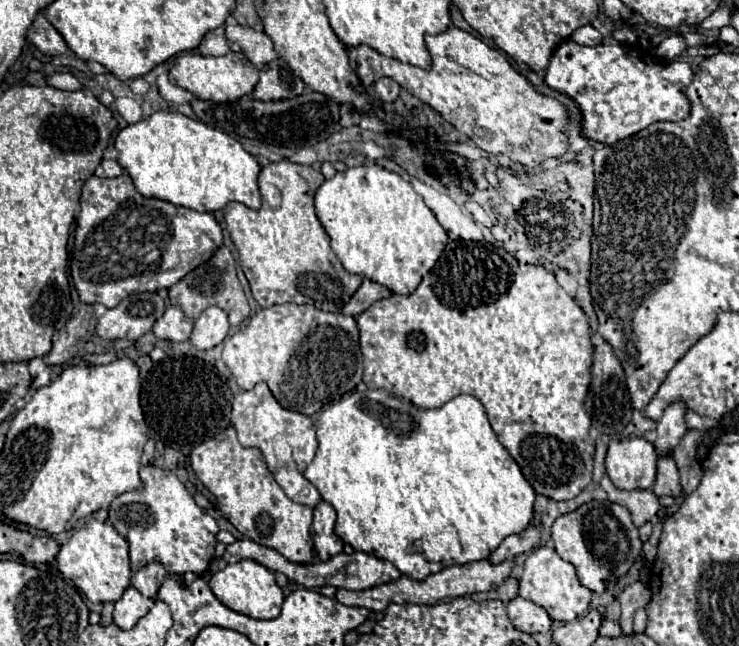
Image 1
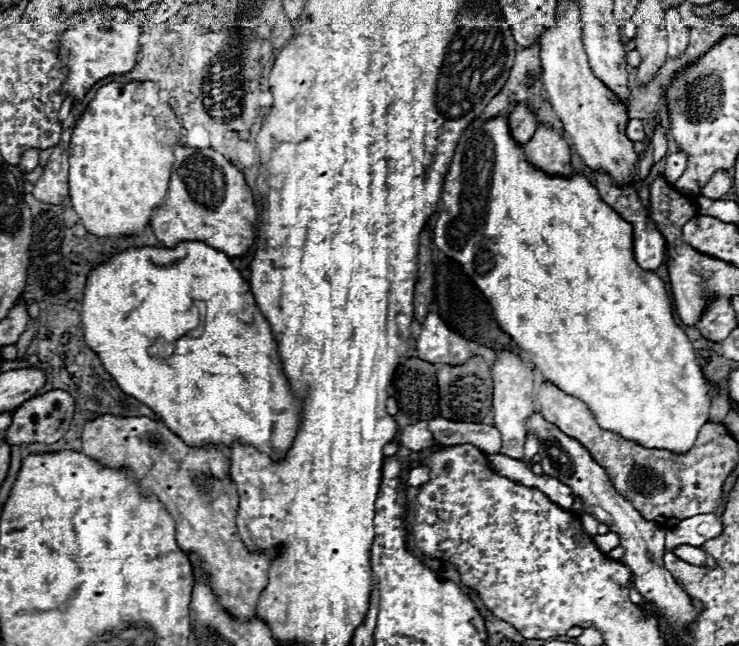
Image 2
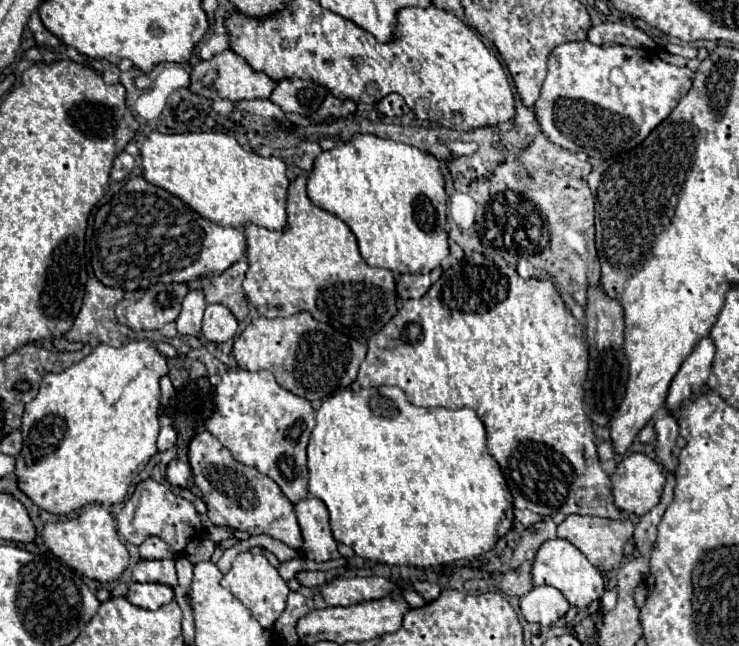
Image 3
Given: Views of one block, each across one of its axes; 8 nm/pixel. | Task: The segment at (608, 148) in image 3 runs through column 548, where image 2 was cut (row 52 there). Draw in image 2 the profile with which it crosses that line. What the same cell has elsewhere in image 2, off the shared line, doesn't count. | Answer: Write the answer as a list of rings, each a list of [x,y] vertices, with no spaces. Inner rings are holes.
[[[90,8],[88,12],[76,12],[66,20],[68,28],[62,30],[58,58],[64,60],[68,74],[62,84],[66,98],[82,102],[90,86],[112,74],[126,74],[136,66],[140,52],[142,22],[136,20],[124,8]]]

